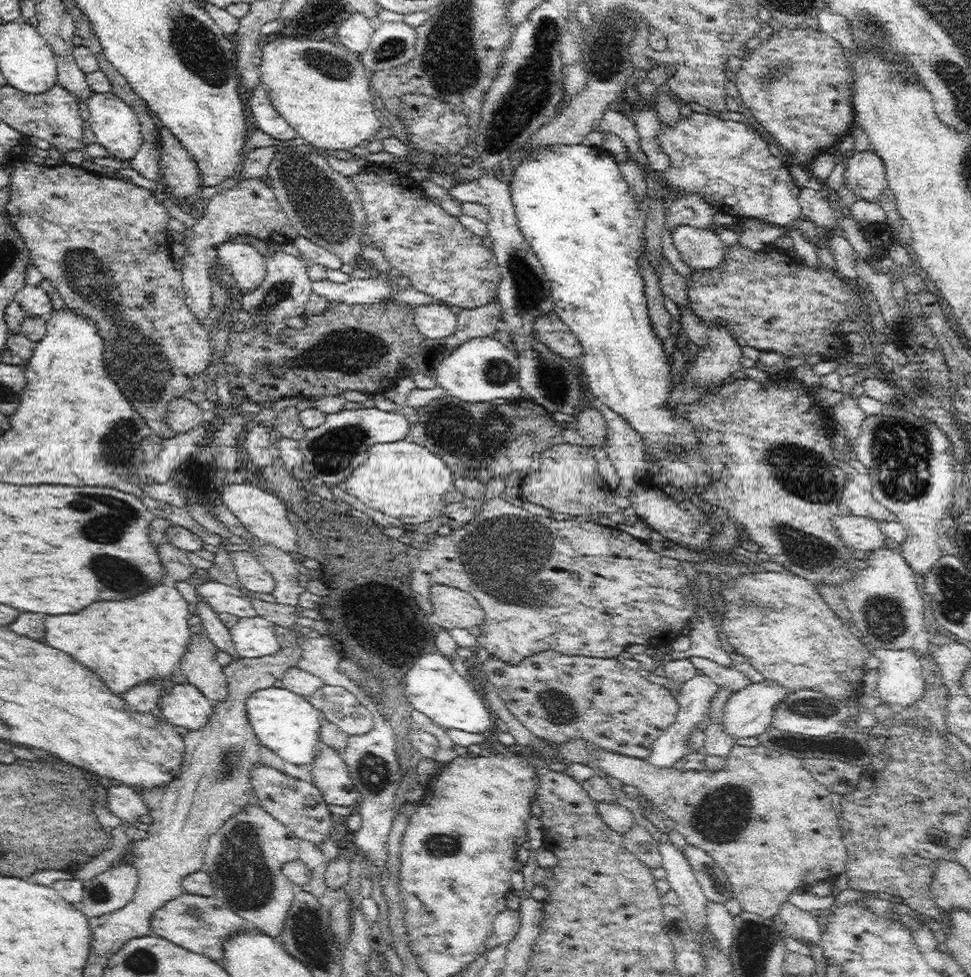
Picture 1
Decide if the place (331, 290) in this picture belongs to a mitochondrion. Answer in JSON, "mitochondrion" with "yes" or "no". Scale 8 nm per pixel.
{"mitochondrion":"no"}

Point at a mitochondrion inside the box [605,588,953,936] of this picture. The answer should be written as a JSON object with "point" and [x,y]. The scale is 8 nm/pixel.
{"point":[722,815]}

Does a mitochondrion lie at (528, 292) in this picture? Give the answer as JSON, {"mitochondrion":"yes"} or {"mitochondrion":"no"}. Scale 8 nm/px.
{"mitochondrion":"yes"}

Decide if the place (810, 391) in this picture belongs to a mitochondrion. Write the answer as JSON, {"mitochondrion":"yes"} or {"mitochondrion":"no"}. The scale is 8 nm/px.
{"mitochondrion":"no"}

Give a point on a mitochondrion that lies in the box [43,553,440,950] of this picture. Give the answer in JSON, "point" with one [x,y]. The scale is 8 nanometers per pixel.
{"point":[239,873]}

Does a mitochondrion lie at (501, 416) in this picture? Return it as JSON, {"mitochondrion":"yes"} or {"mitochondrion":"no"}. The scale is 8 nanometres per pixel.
{"mitochondrion":"yes"}

